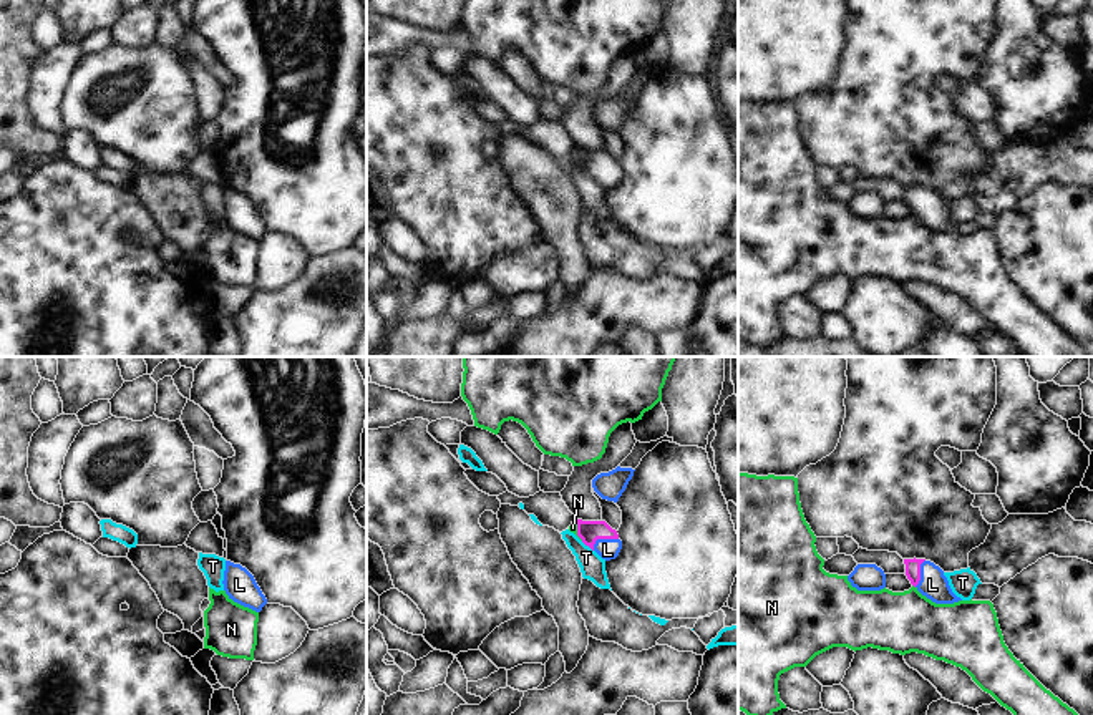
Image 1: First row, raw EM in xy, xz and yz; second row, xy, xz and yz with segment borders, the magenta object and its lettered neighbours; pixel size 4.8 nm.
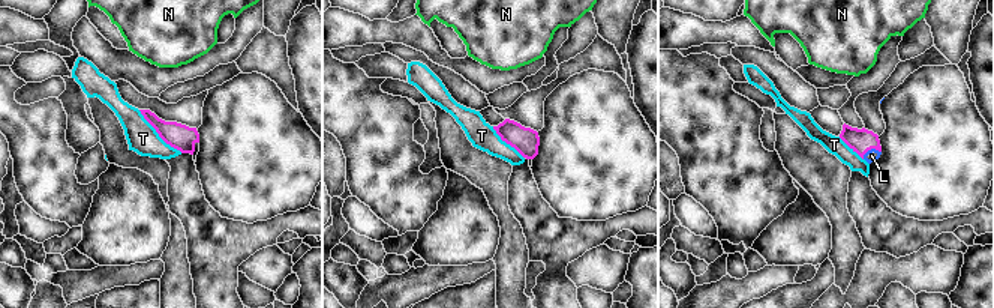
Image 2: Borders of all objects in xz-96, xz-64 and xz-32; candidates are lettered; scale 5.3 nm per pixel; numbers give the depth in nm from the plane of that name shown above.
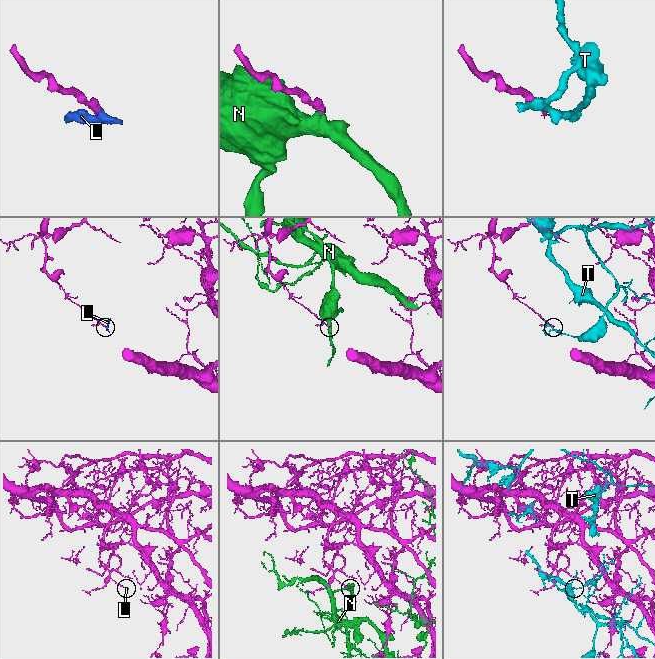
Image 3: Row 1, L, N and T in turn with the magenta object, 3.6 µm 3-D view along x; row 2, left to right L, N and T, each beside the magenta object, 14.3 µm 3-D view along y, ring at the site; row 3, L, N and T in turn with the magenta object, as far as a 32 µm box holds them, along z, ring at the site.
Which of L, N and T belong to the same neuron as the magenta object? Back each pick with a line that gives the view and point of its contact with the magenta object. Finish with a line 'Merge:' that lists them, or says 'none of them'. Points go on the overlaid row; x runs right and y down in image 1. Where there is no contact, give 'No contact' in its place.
L: Touches magenta at xz (602, 538)
Merge: L

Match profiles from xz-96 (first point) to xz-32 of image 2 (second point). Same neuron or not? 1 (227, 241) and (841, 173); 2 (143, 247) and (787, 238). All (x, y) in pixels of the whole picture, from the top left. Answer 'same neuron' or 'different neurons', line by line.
1: different neurons
2: same neuron

